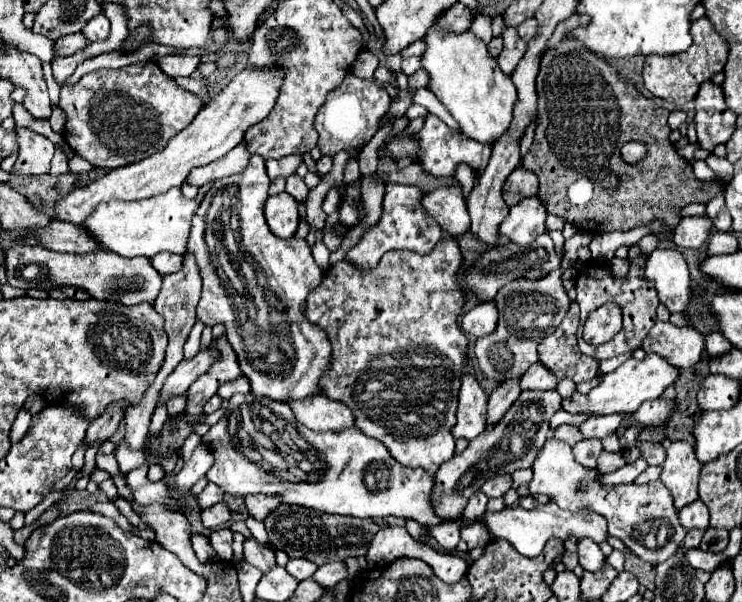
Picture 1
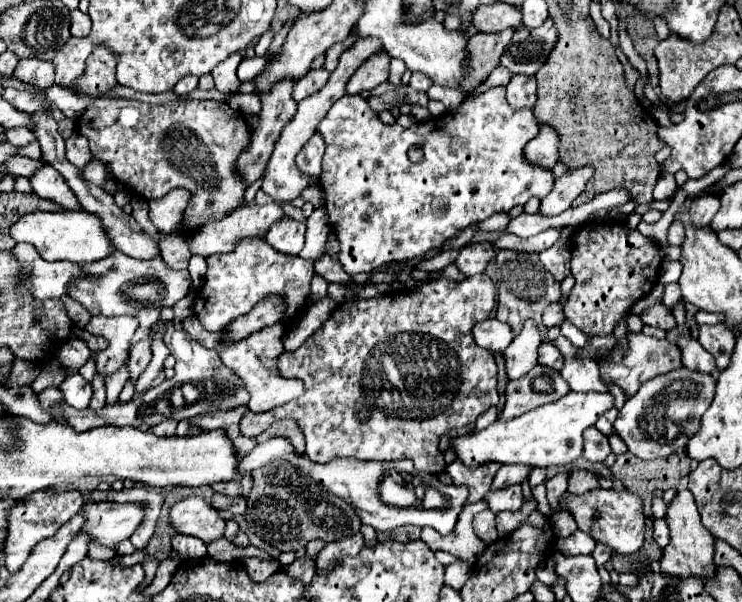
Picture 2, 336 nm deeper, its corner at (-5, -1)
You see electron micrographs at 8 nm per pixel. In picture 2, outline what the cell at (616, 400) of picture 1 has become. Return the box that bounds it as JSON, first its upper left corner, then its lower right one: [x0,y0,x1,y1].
[453,391,615,467]

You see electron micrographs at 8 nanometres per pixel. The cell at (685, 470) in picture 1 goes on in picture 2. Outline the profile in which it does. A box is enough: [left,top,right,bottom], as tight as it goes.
[659,489,715,577]

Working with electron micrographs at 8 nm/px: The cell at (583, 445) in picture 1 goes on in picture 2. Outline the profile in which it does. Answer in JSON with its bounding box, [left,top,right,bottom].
[567,469,599,495]

